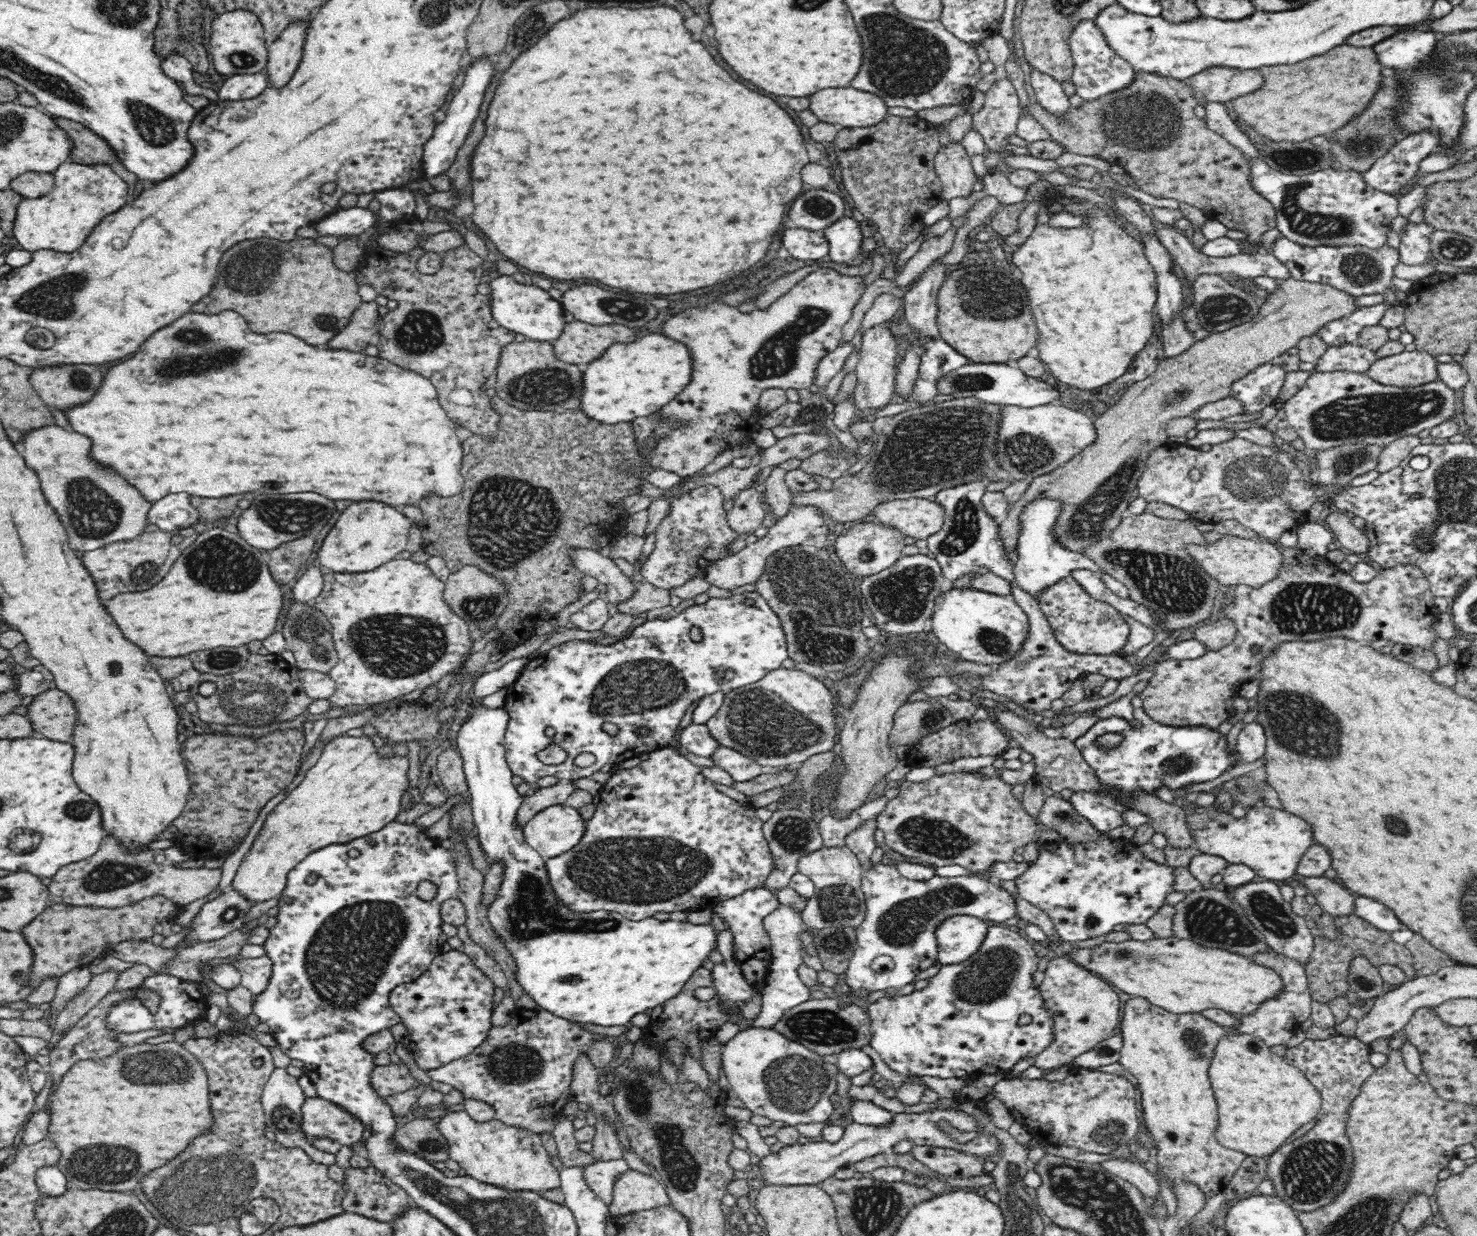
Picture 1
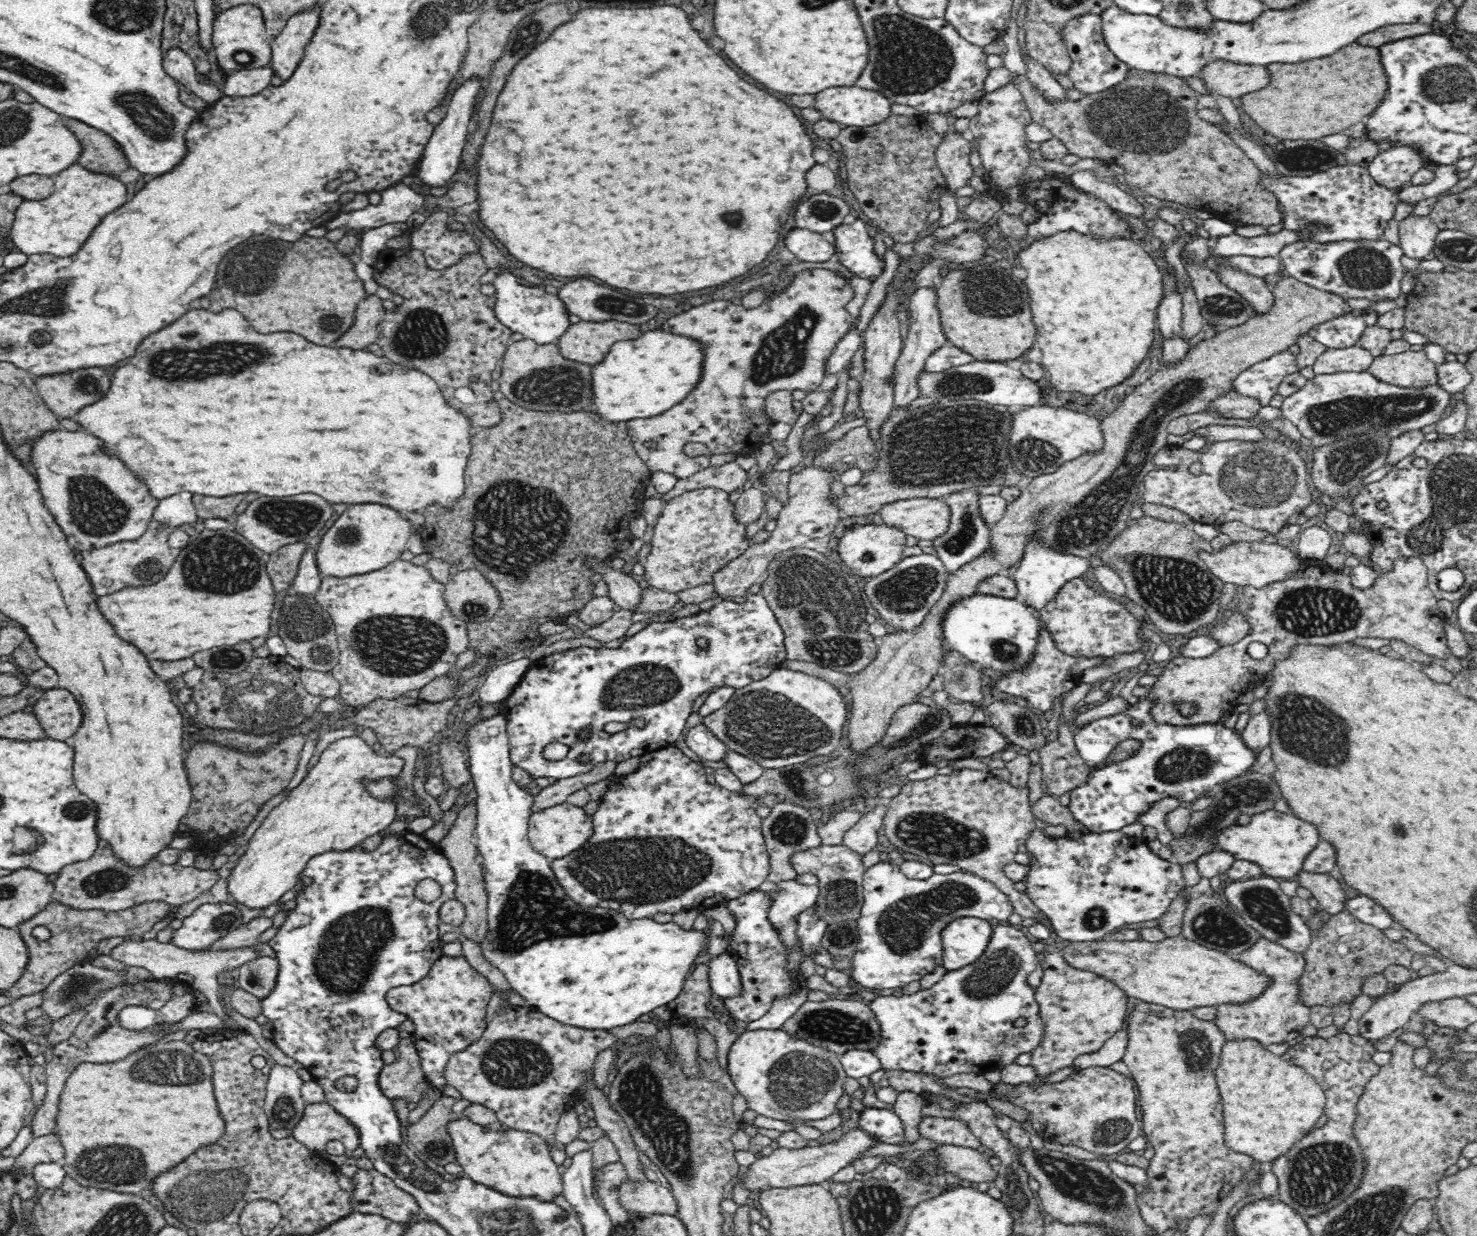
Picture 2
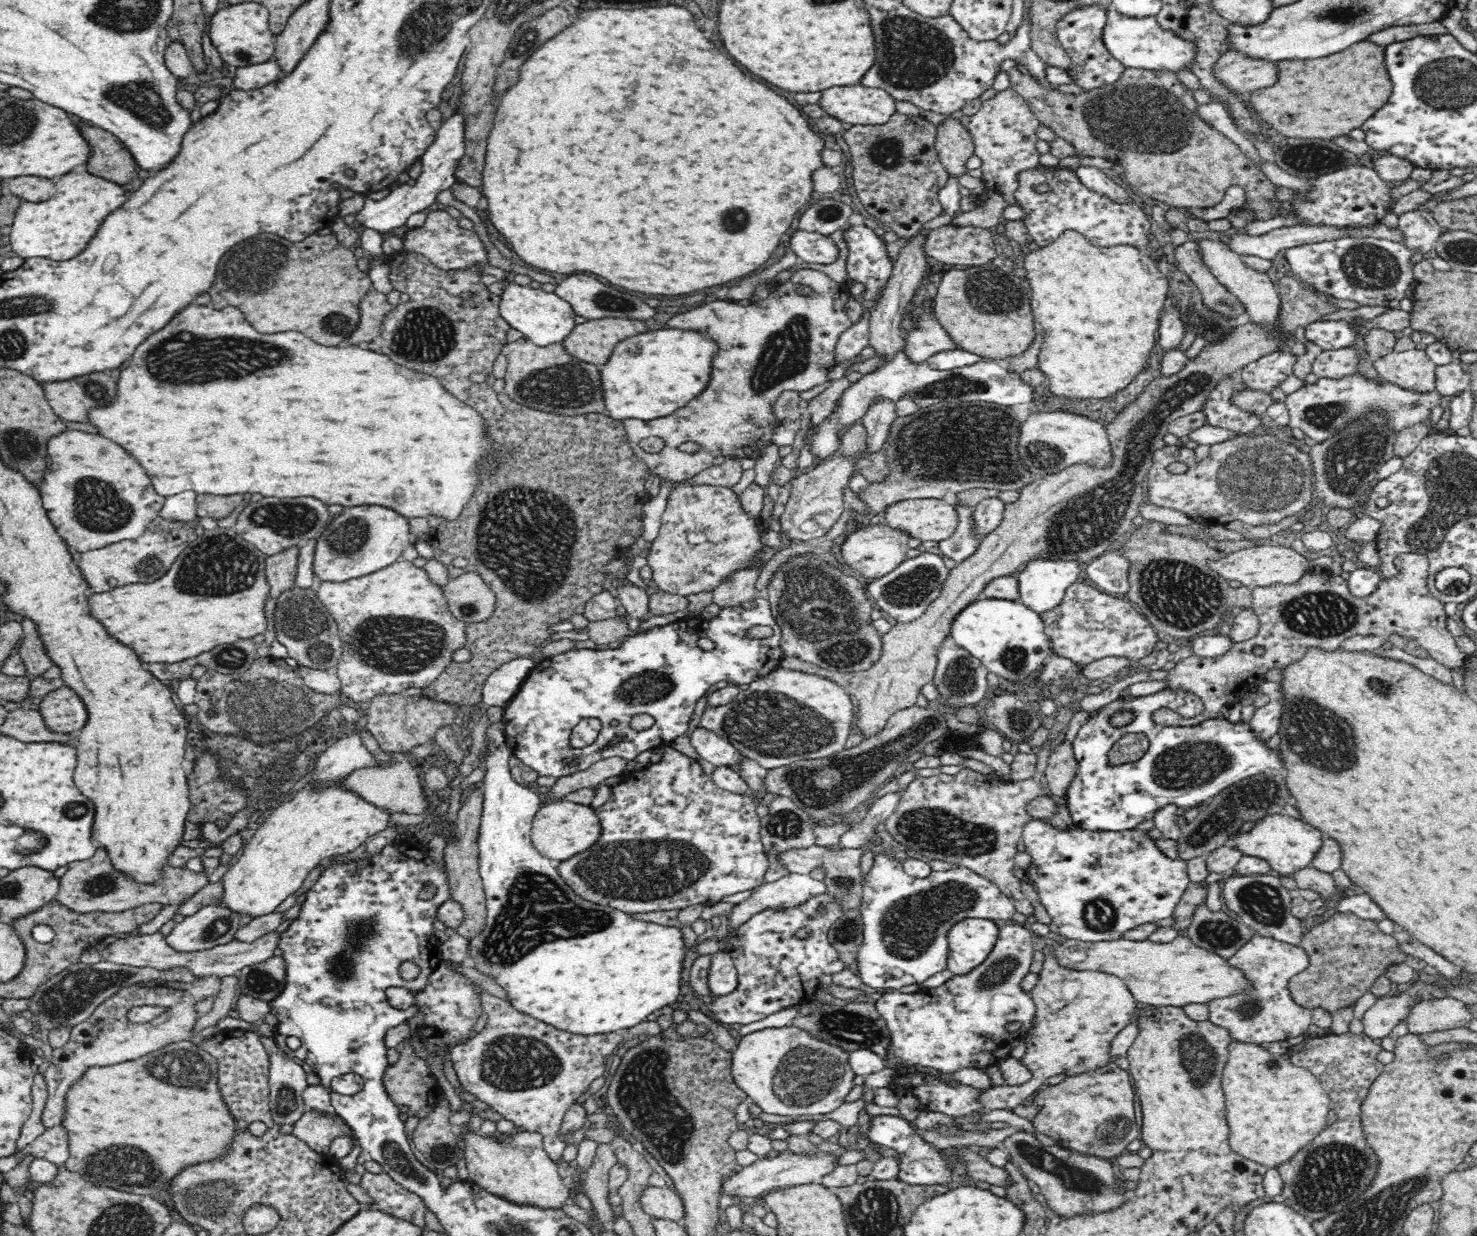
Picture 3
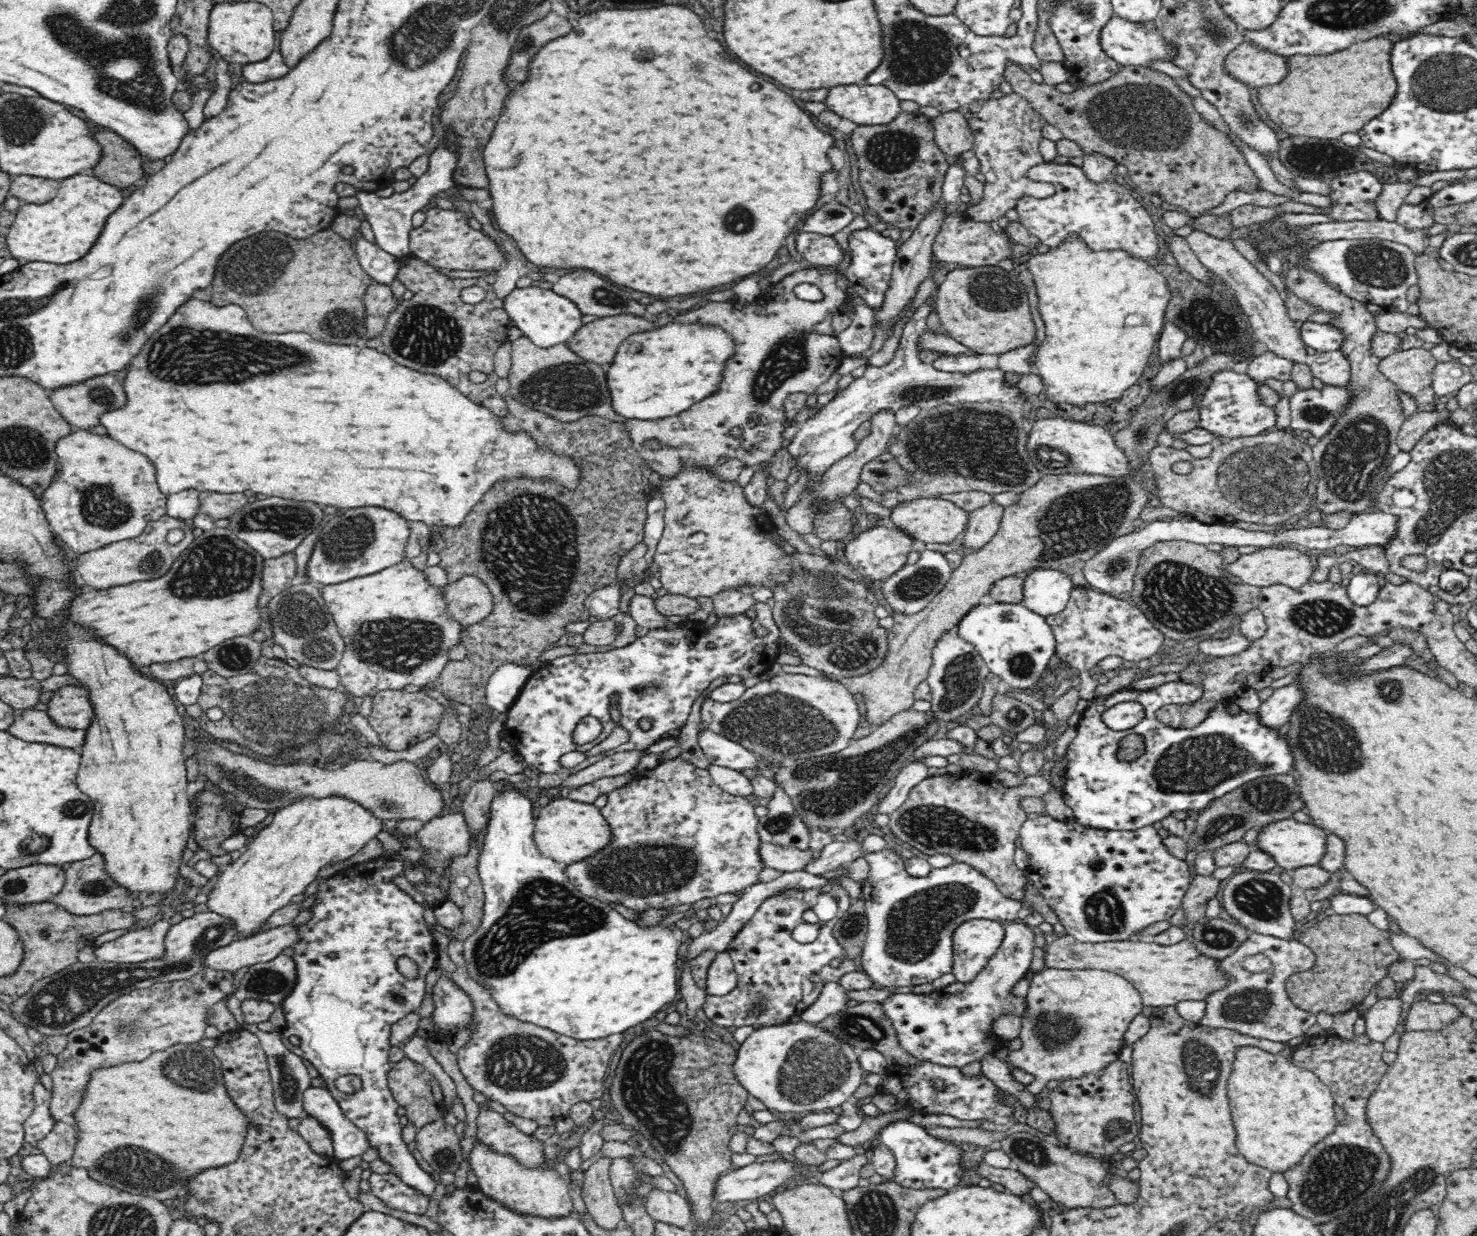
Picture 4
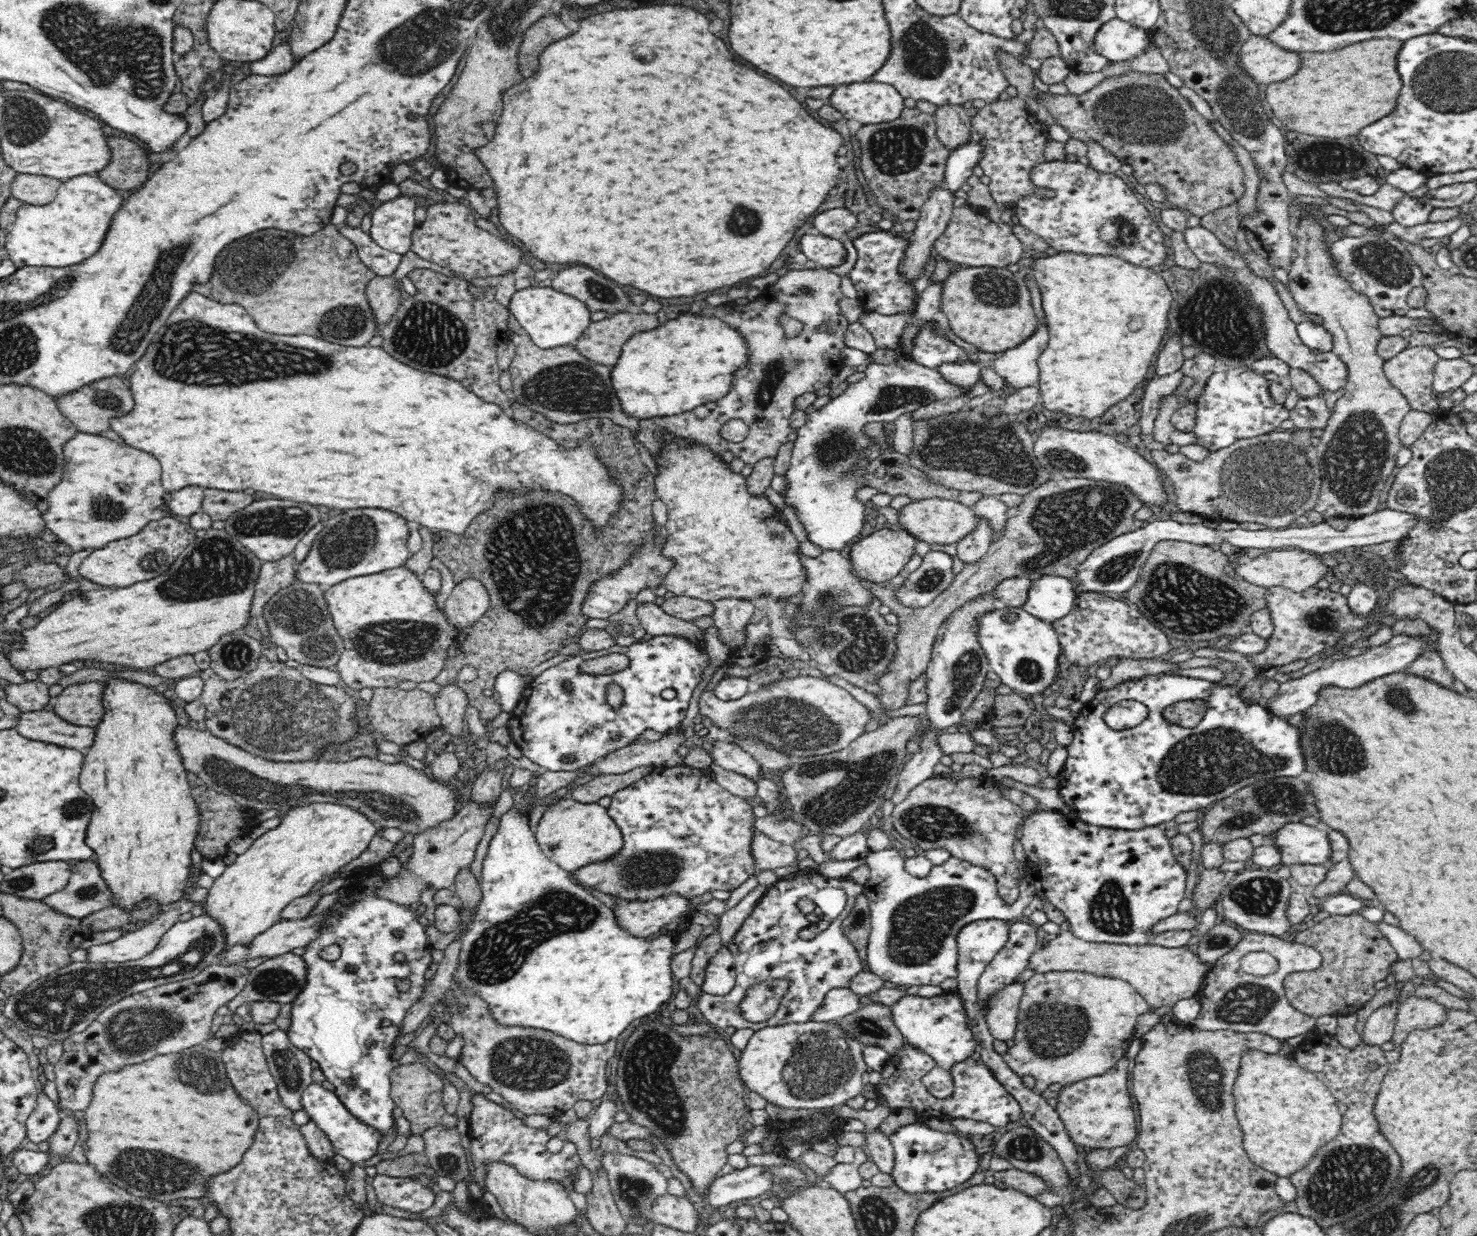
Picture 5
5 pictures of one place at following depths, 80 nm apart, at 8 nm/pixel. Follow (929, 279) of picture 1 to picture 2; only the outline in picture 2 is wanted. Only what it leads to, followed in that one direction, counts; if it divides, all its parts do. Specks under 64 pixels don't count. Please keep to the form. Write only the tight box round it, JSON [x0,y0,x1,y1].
[893,279,947,406]

